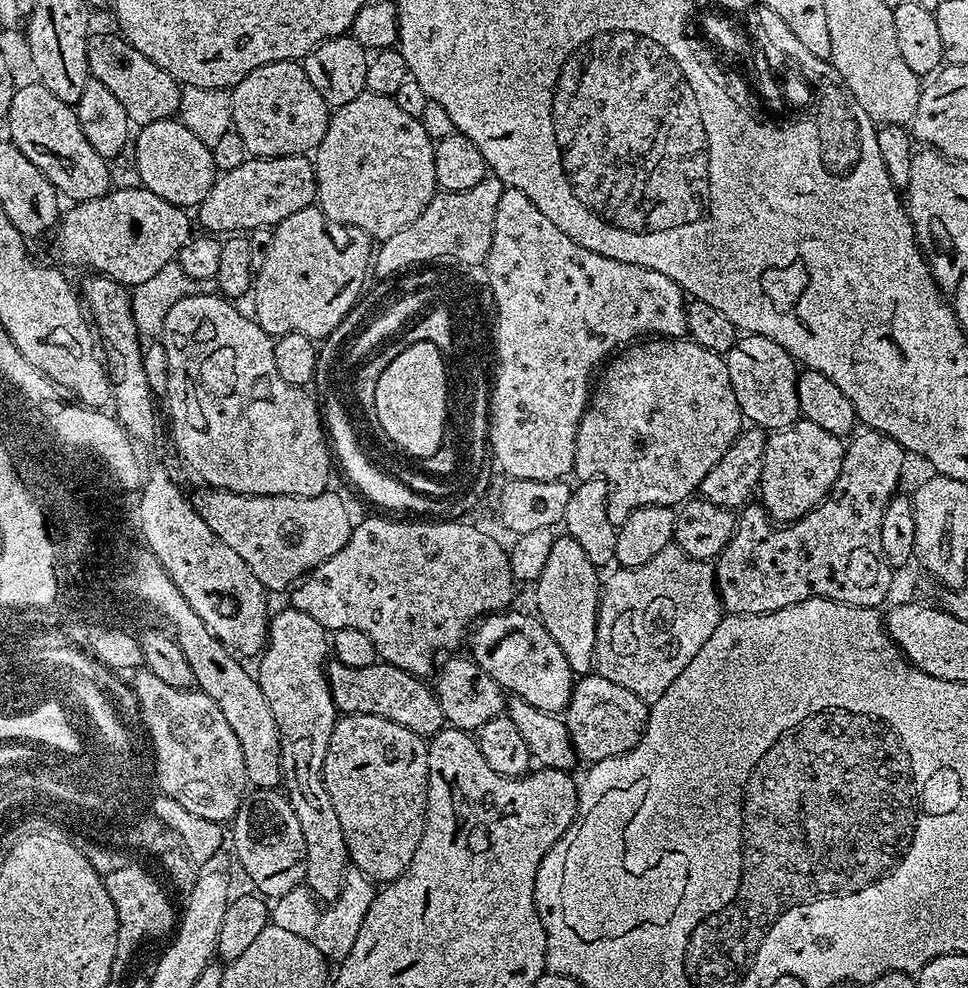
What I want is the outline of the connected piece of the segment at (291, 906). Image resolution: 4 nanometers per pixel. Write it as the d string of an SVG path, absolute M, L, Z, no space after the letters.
M350 868L344 875L344 885L340 888L338 899L322 907L311 891L300 885L273 901L270 908L270 922L310 942L312 946L317 947L326 960L339 962L350 954L350 949L358 938L362 920L366 916L366 910L372 905L375 893L375 883L360 871Z

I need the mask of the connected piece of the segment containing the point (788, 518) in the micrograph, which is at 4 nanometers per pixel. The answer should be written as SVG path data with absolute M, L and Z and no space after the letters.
M803 418L785 428L775 429L765 439L758 500L777 525L801 520L828 497L834 482L838 482L845 447L841 437L829 434L822 426L814 426L814 422Z

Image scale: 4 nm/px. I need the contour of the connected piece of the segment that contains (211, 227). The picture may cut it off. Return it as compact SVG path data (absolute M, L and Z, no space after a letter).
M307 155L246 158L242 166L217 175L210 194L195 209L194 216L205 233L247 234L259 224L278 225L290 214L316 203L316 165Z

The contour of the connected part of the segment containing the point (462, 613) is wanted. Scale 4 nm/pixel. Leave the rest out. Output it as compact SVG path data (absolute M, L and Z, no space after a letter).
M372 516L369 520L362 521L361 524L359 521L353 527L346 546L342 546L342 550L338 550L338 554L334 554L334 558L326 558L326 562L322 562L314 571L309 572L291 589L292 600L290 600L290 604L291 607L310 614L310 618L314 618L314 622L321 624L325 630L337 628L362 630L362 634L366 634L366 638L370 638L370 642L374 644L376 655L383 663L398 666L398 670L409 672L412 676L428 678L433 675L434 669L437 667L436 655L439 652L444 652L443 654L455 653L459 649L456 647L463 640L465 643L469 639L470 629L474 622L492 615L493 612L505 611L511 605L508 603L511 602L516 588L518 589L518 584L512 578L510 562L508 561L508 548L505 545L500 545L490 533L483 532L482 529L475 528L472 524L460 524L462 522L459 519L408 523L412 524L391 524L390 521L383 520L380 516Z

